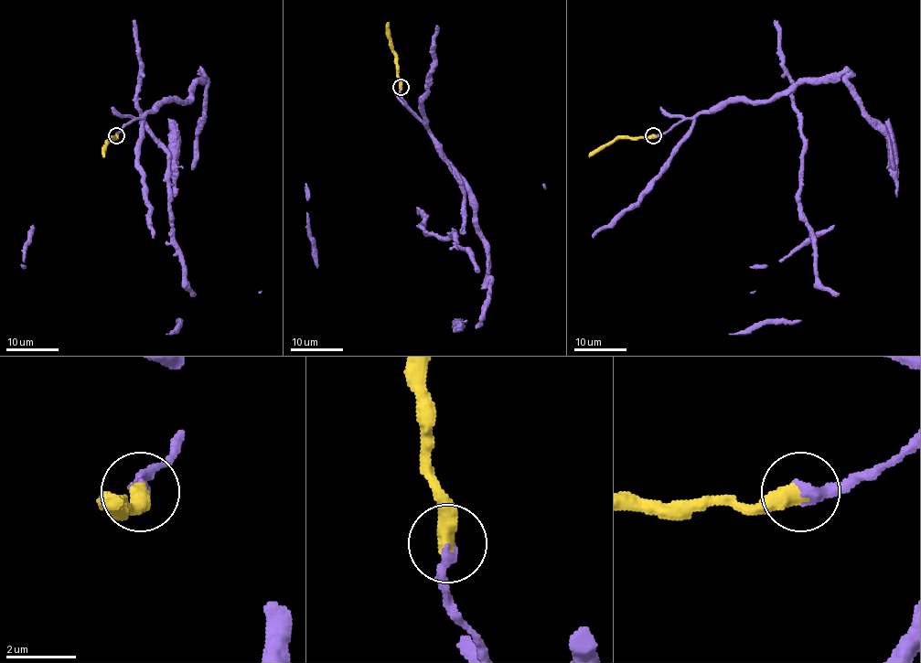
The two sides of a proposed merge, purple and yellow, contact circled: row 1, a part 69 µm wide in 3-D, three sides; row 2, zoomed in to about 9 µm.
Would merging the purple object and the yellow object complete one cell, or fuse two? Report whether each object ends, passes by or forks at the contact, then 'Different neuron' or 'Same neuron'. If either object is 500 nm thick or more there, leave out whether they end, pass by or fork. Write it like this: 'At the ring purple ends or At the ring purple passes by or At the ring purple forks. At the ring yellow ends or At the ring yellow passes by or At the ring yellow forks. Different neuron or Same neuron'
Same neuron

